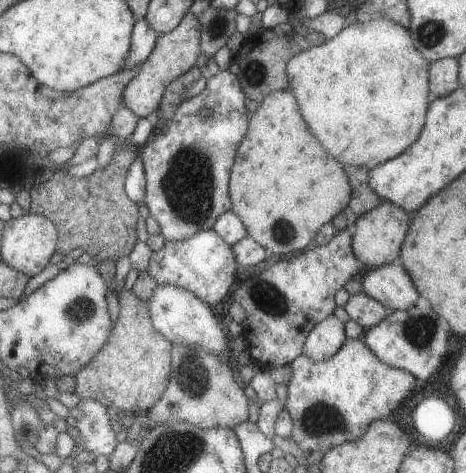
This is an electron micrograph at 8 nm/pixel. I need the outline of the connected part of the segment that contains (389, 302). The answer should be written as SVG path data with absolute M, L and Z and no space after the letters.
M400 264L372 268L363 281L365 293L393 311L405 311L420 298L412 277Z

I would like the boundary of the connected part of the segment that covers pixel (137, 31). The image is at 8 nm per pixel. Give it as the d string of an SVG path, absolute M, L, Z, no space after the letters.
M146 17L136 20L131 36L130 52L125 59L123 69L129 69L134 65L140 66L154 50L159 35L160 34L150 26Z

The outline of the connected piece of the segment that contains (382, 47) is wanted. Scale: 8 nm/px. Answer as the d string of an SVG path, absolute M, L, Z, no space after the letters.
M376 19L368 23L349 21L348 26L344 27L333 39L327 39L321 45L304 49L300 51L300 54L290 59L290 62L287 64L287 75L290 83L288 90L292 91L294 96L296 96L298 104L300 104L300 110L302 110L302 116L308 122L310 130L314 132L314 136L324 144L324 148L338 162L342 162L342 164L354 164L355 167L362 166L370 170L379 164L396 158L418 140L420 130L424 128L424 120L427 120L426 110L429 109L431 101L428 98L428 94L431 94L430 88L428 88L430 65L431 63L416 50L409 29L404 28L401 24L388 19Z

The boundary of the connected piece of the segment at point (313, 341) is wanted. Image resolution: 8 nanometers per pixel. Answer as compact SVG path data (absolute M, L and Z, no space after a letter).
M332 314L321 320L306 337L303 354L314 362L322 362L334 356L344 344L344 324Z

